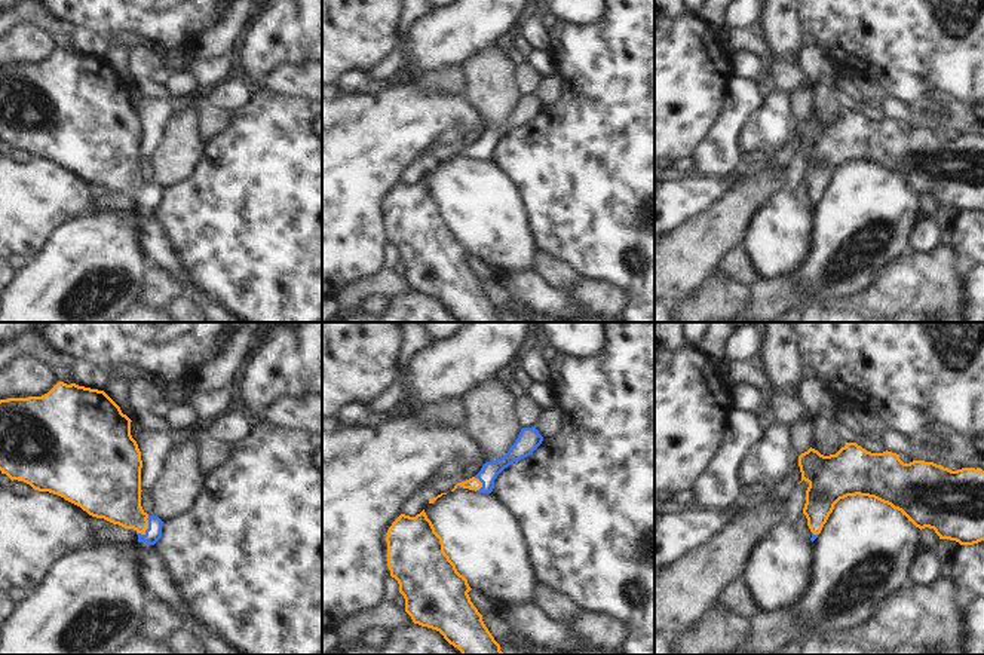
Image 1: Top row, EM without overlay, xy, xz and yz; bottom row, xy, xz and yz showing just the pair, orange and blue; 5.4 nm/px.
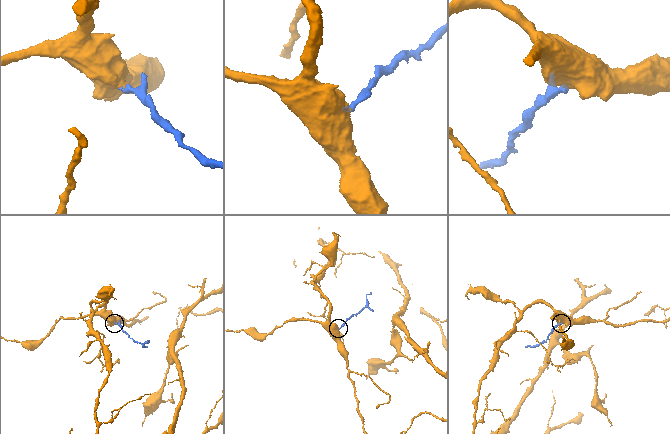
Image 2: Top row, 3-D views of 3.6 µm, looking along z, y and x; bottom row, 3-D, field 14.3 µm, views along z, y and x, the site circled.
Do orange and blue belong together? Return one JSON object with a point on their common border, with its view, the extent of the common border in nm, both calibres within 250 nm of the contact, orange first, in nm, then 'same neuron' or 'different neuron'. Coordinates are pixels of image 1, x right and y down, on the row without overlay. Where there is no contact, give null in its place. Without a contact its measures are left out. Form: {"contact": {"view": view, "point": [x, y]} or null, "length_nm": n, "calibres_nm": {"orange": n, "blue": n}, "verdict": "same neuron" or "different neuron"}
{"contact": {"view": "xy", "point": [146, 196]}, "length_nm": 130, "calibres_nm": {"orange": 280, "blue": 90}, "verdict": "same neuron"}

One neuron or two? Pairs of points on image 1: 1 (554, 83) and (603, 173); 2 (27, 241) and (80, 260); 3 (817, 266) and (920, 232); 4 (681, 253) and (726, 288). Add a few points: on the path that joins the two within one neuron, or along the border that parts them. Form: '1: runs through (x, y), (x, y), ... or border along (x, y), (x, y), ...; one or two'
1: border along (558, 73), (561, 95), (543, 107); two
2: border along (69, 222), (28, 262); two
3: border along (920, 217), (909, 238), (910, 251); two
4: border along (720, 260), (683, 297); two

